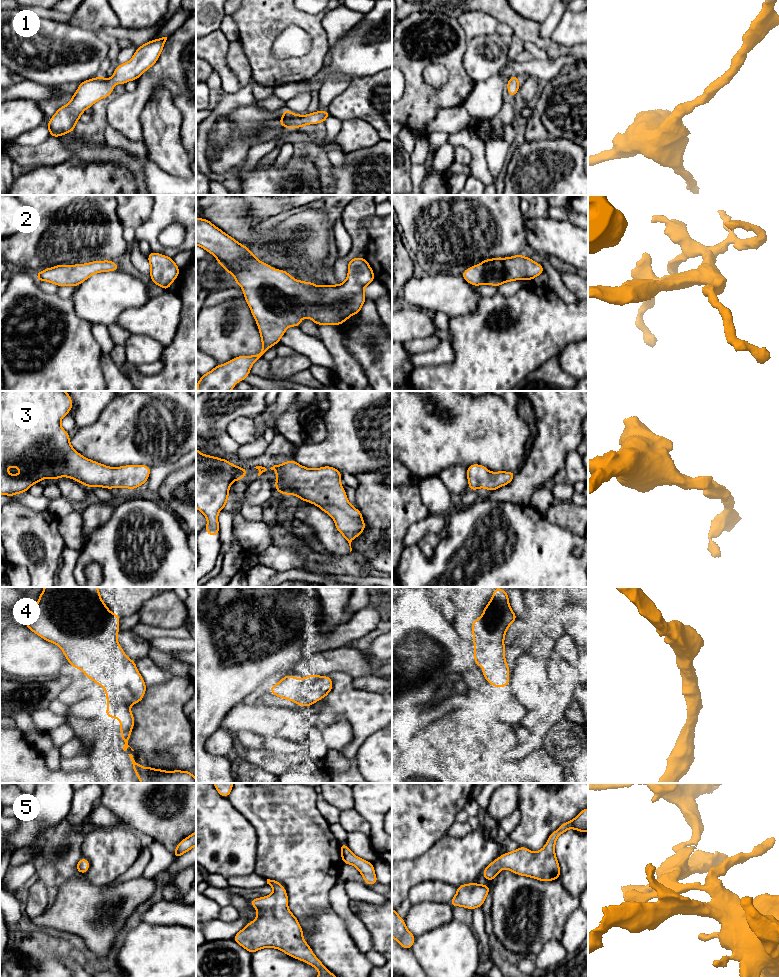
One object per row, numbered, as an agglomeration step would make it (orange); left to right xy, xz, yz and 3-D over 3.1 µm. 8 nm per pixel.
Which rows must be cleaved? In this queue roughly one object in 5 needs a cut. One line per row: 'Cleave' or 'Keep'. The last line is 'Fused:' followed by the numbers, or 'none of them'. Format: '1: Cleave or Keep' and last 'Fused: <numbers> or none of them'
1: Keep
2: Keep
3: Keep
4: Keep
5: Keep
Fused: none of them

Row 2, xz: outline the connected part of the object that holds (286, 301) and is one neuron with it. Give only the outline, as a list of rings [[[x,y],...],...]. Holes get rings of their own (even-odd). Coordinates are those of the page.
[[[196,218],[196,245],[213,254],[219,265],[236,276],[234,283],[240,285],[245,301],[256,320],[262,341],[258,355],[238,356],[231,361],[217,365],[201,376],[196,383],[197,391],[231,391],[237,382],[244,381],[250,374],[255,361],[262,358],[273,345],[279,344],[288,327],[300,327],[303,318],[310,318],[315,325],[340,325],[353,314],[358,314],[366,300],[364,288],[375,280],[372,268],[366,258],[353,258],[348,261],[347,279],[337,285],[317,286],[312,282],[294,279],[287,271],[276,270],[262,263],[250,249],[220,230],[207,219]]]

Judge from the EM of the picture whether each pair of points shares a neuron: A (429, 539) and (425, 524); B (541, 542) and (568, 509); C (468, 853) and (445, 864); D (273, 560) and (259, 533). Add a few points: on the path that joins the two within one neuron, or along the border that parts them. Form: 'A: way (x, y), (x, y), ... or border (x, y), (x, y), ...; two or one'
A: border (438, 533), (427, 533), (417, 543); two
B: border (543, 514), (550, 522), (556, 523), (577, 534); two
C: way (462, 859), (460, 861), (451, 861); one
D: border (272, 545), (265, 553), (258, 556); two

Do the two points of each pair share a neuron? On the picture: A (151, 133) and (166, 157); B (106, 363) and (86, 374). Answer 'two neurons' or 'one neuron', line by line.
A: one neuron
B: two neurons

